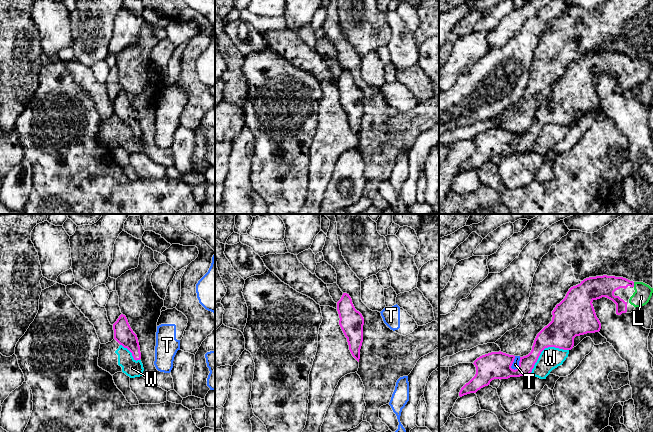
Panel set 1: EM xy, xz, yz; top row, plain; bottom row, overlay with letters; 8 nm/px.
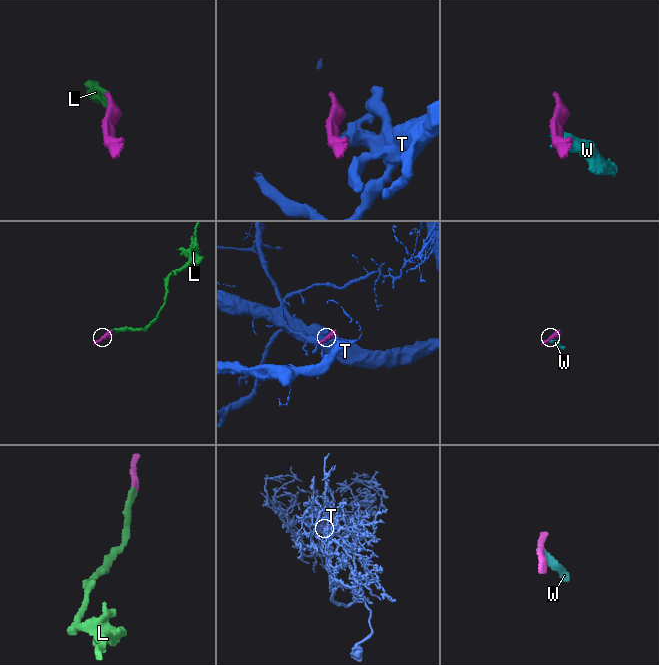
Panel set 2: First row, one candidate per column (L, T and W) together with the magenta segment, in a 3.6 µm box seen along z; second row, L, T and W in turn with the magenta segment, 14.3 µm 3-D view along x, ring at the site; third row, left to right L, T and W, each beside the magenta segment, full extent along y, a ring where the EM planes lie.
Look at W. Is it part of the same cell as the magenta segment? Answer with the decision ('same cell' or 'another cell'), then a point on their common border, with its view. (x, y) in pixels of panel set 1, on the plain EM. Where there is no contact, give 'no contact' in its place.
another cell | yz (544, 124)

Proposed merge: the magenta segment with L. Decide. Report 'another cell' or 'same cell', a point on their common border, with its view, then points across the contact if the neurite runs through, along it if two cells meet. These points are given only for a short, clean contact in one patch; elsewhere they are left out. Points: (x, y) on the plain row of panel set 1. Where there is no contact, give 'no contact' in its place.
same cell; contact yz (633, 60)

